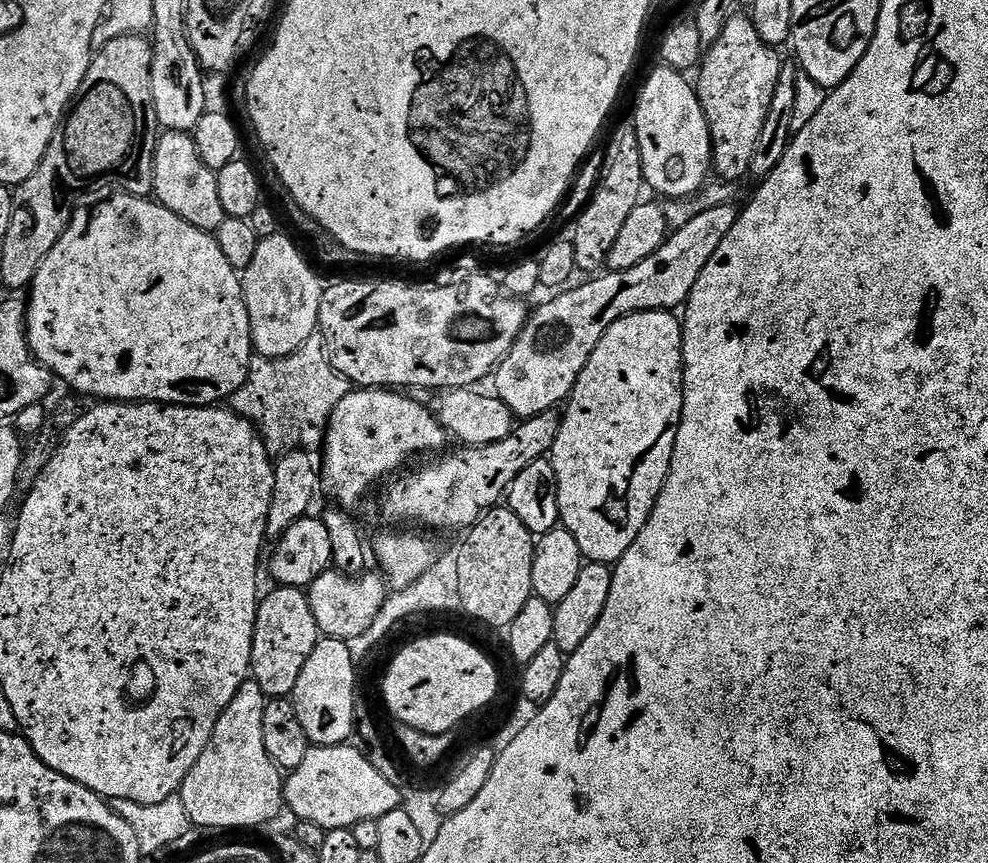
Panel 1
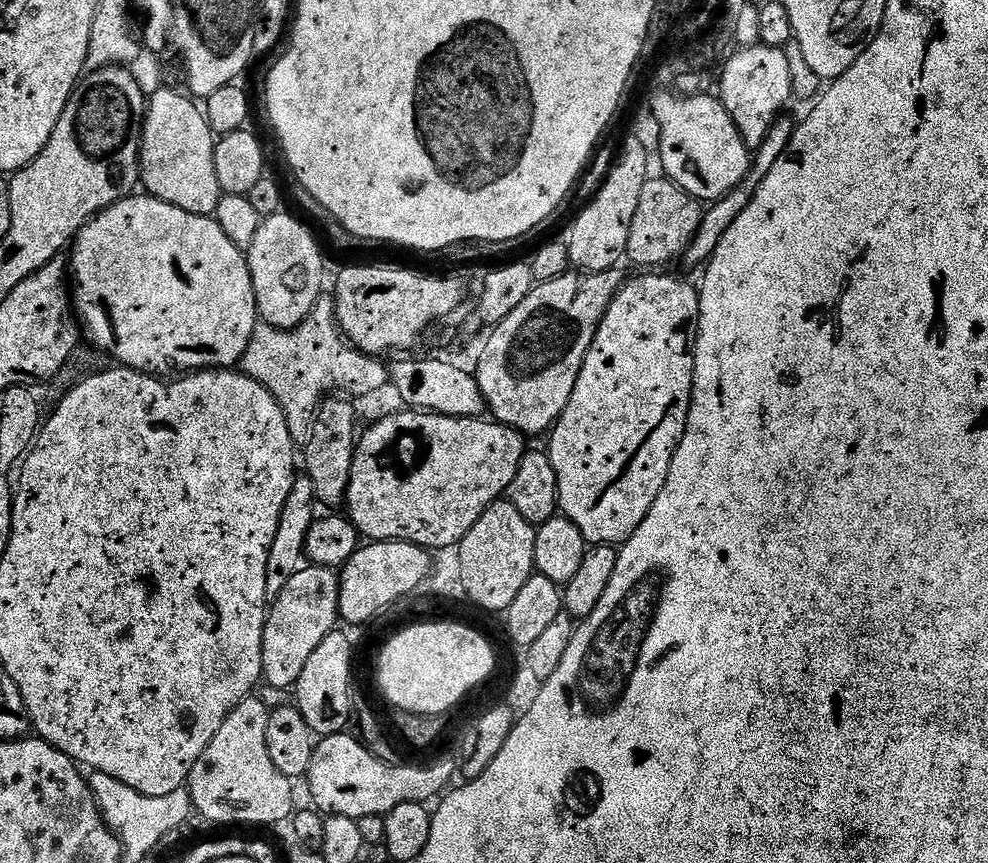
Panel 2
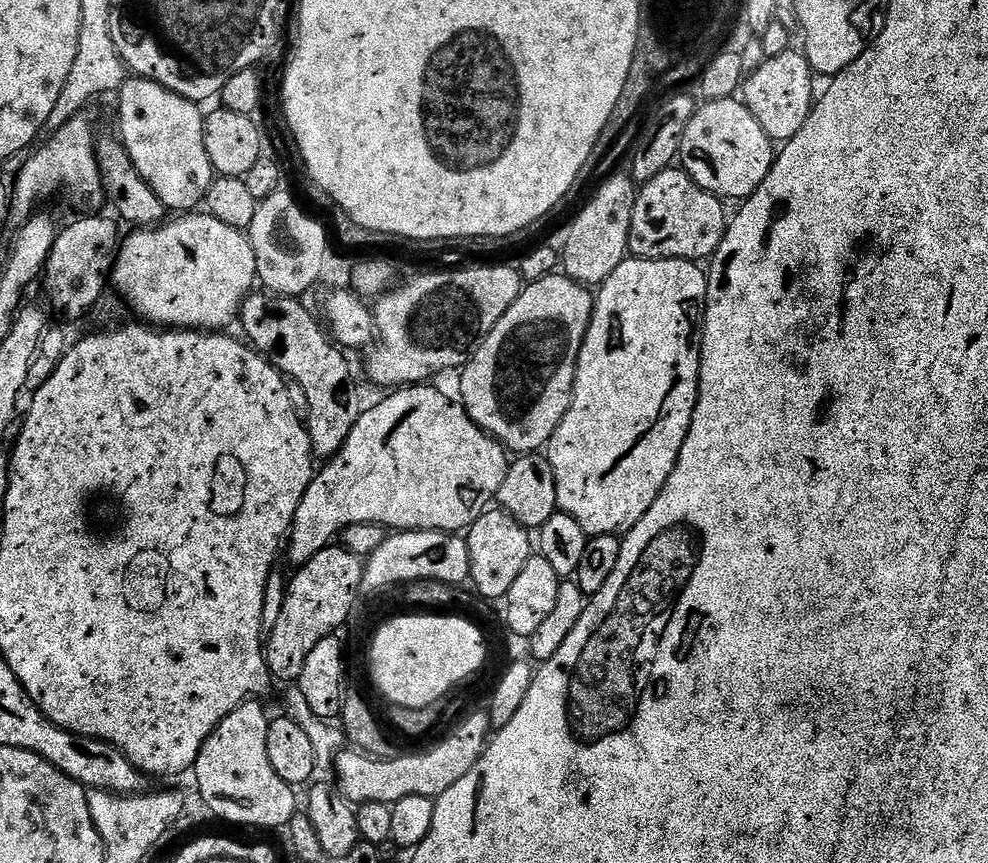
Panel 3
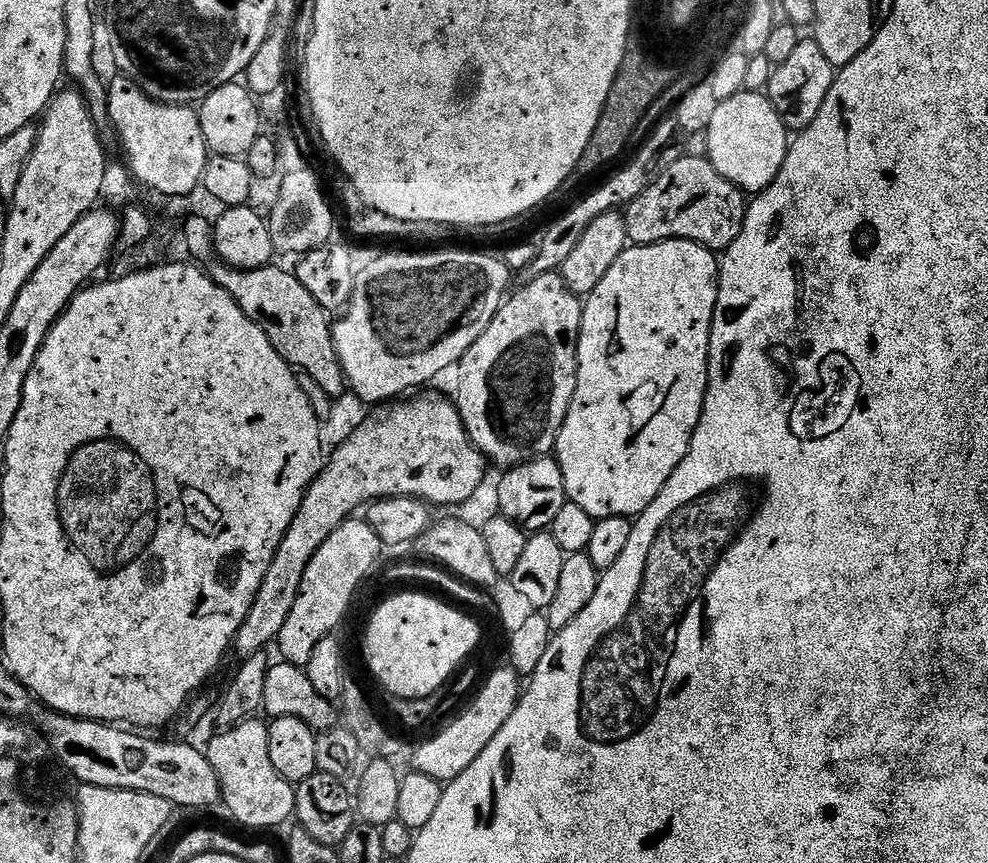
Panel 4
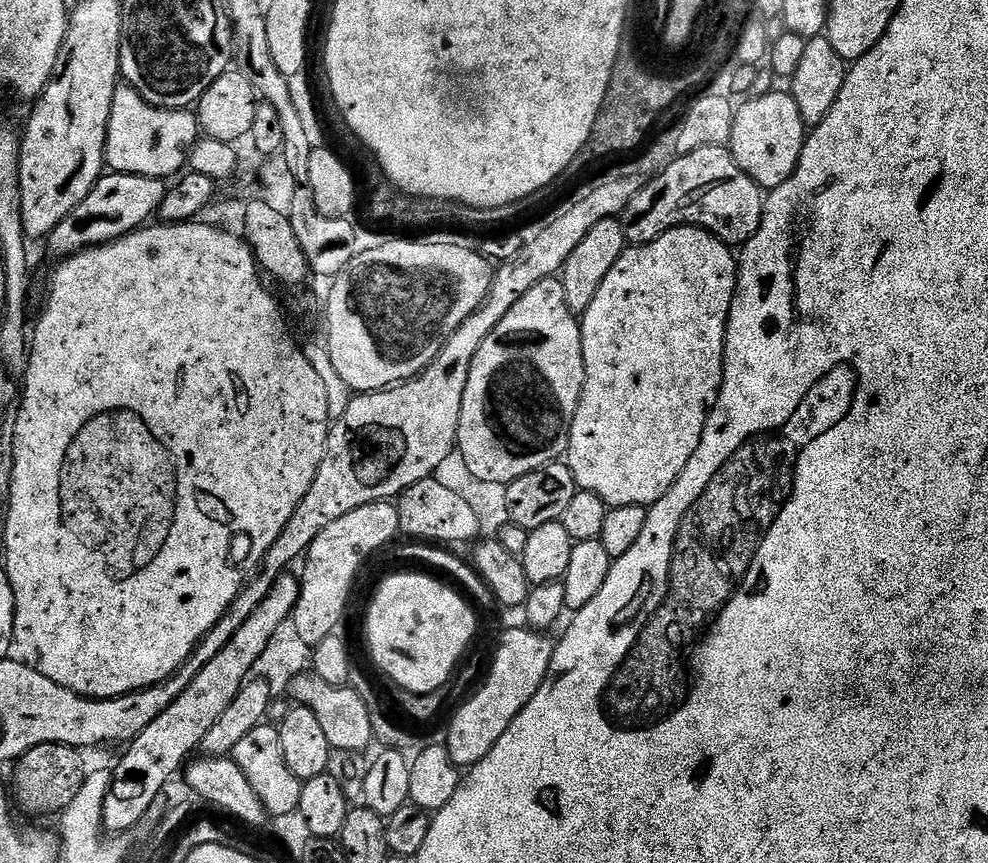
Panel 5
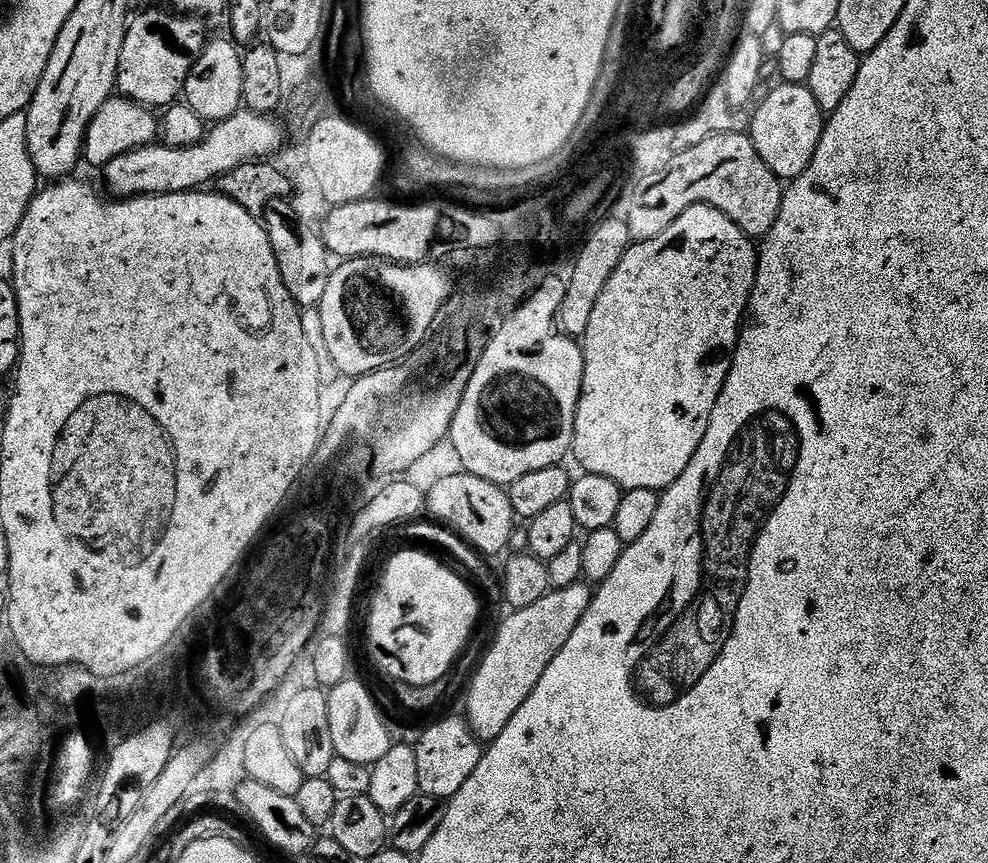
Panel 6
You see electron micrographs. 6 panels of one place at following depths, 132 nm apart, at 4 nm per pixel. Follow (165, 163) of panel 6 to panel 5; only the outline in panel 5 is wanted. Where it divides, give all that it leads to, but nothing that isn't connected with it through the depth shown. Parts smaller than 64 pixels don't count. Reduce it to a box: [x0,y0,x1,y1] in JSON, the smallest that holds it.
[46,171,169,258]

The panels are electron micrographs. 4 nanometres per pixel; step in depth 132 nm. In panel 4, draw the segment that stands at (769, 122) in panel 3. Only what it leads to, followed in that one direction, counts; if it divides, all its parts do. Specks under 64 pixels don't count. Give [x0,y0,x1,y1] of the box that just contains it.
[766,38,837,133]

